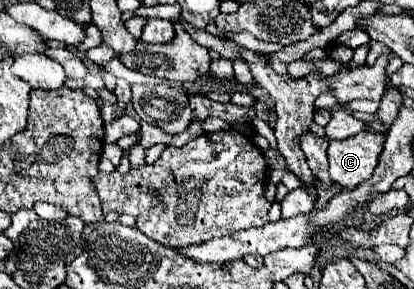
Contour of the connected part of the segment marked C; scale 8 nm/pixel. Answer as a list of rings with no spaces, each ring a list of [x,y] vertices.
[[[357,134],[347,140],[329,140],[329,174],[343,188],[355,188],[373,176],[383,150],[383,134]]]

